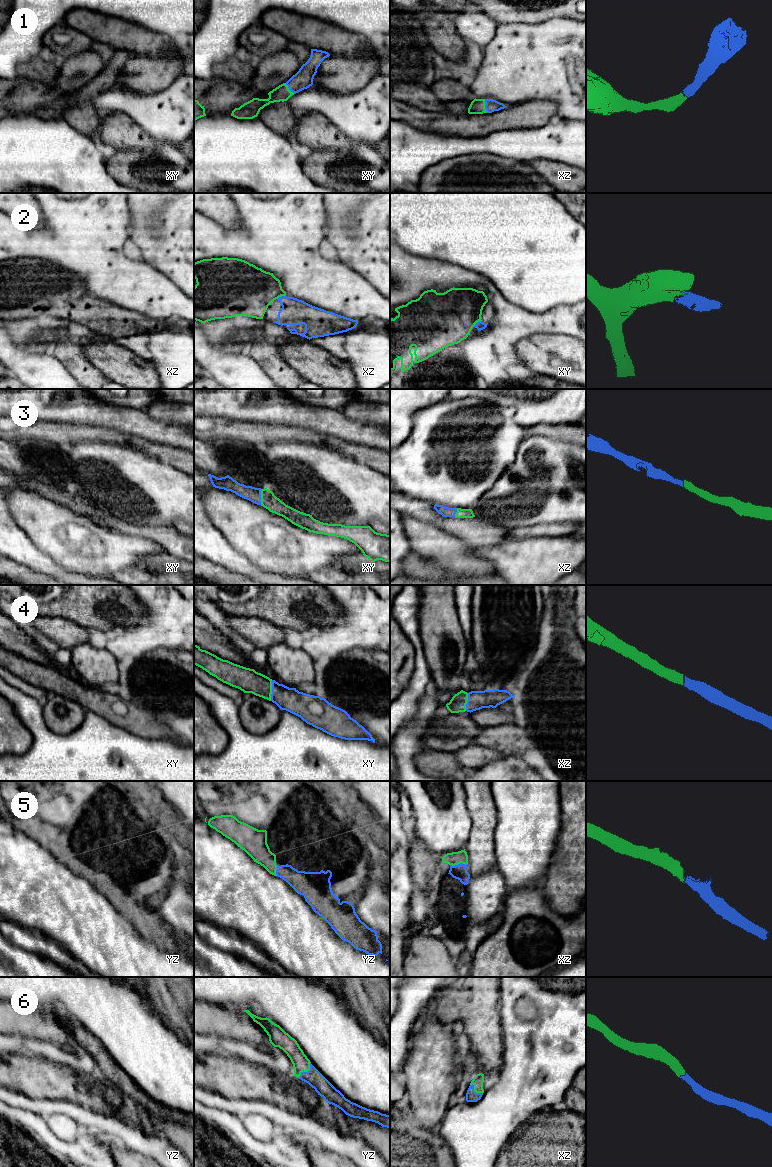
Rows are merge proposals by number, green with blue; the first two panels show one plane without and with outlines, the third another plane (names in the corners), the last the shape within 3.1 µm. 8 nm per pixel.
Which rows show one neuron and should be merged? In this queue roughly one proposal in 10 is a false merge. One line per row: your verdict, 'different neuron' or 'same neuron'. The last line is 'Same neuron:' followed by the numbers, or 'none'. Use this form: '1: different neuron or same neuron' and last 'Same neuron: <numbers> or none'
1: same neuron
2: same neuron
3: same neuron
4: same neuron
5: same neuron
6: same neuron
Same neuron: 1, 2, 3, 4, 5, 6

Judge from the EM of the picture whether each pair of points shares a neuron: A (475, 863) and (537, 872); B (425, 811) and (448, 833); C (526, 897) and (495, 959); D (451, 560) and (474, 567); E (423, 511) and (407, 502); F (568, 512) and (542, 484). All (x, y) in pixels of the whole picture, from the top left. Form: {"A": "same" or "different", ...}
{"A": "different", "B": "same", "C": "same", "D": "same", "E": "same", "F": "same"}

